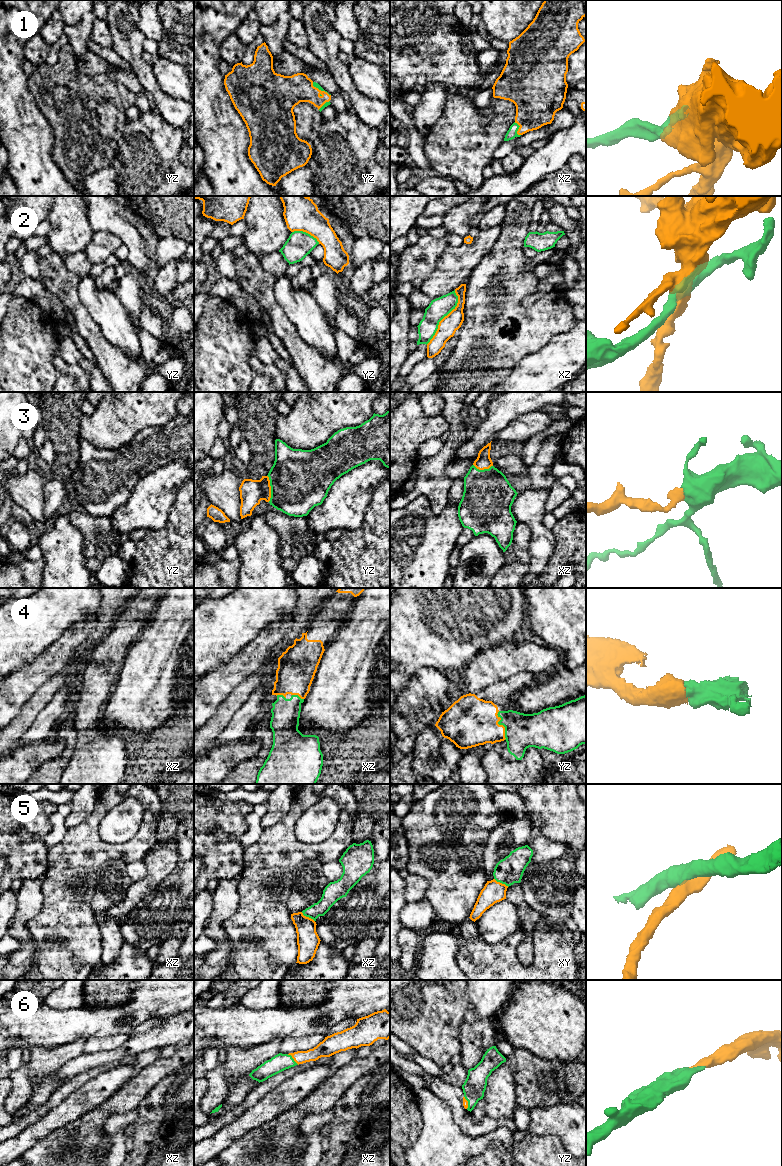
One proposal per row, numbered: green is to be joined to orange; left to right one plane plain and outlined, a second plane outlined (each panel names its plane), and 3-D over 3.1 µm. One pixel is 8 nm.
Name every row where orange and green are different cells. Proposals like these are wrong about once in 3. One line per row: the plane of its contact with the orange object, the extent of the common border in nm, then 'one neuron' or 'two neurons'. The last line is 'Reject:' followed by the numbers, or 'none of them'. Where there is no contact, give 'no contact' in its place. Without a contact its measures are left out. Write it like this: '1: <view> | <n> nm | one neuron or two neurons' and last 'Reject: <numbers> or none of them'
1: xz | 120 nm | one neuron
2: xz | 500 nm | two neurons
3: yz | 220 nm | one neuron
4: yz | 240 nm | one neuron
5: xz | 130 nm | two neurons
6: xz | 130 nm | one neuron
Reject: 2, 5

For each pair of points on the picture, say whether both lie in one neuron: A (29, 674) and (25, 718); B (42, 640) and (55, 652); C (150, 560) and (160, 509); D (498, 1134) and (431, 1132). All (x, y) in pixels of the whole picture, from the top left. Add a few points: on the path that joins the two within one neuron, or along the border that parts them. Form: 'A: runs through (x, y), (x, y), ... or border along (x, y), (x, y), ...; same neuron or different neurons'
A: border along (43, 683), (13, 719); different neurons
B: border along (66, 630), (32, 662); different neurons
C: border along (170, 510), (167, 522), (161, 528), (145, 529); different neurons
D: runs through (481, 1142), (448, 1142); same neuron

